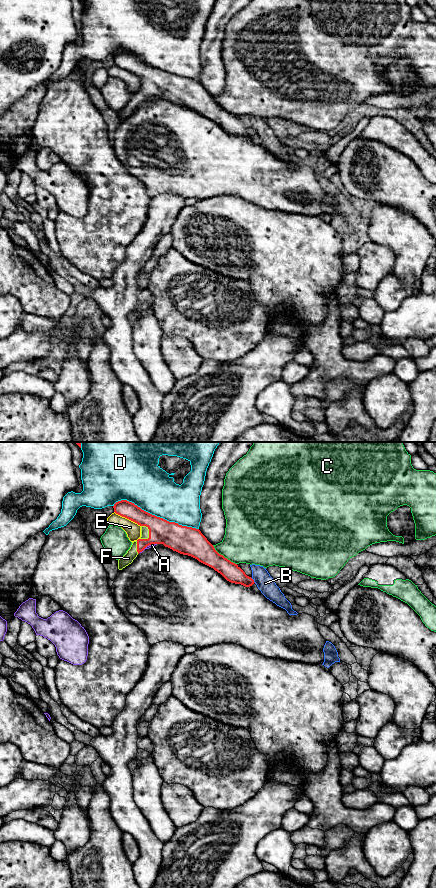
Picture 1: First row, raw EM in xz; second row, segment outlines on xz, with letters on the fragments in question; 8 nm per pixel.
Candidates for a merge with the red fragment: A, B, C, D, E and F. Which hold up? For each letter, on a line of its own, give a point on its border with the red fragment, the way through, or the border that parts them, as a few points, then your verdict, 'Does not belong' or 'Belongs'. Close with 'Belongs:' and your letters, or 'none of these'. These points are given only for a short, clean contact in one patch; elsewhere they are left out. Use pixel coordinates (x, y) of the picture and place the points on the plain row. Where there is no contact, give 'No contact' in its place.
A: Touches red at xz (147, 97). Does not belong
B: Touches red at xz (253, 132). Does not belong
C: Touches red at xz (223, 108). Does not belong
D: Touches red at xz (156, 68). Does not belong
E: Touches red at xz (127, 70). Does not belong
F: Touches red at xz (149, 83). Path across: xz (179, 90), (161, 83), (149, 83), (144, 82). Belongs
Belongs: F

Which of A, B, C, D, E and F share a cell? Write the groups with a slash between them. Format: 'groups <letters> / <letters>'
groups A / B / C / D / E / F

